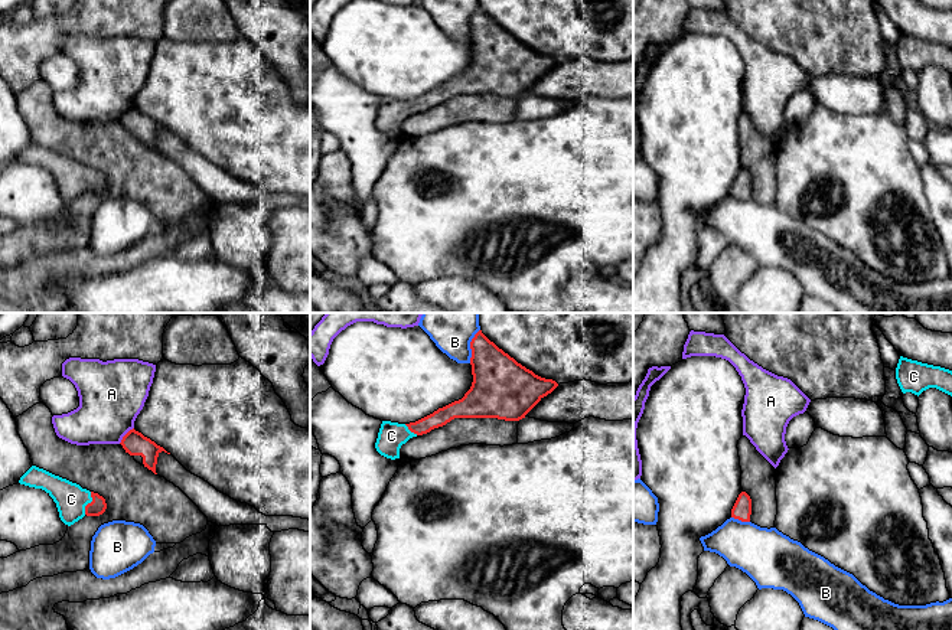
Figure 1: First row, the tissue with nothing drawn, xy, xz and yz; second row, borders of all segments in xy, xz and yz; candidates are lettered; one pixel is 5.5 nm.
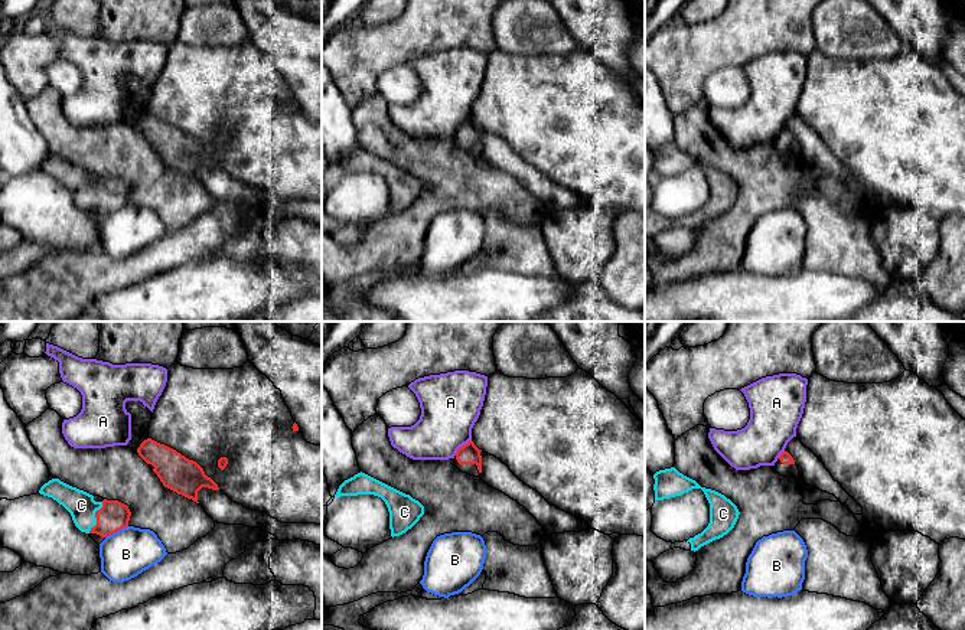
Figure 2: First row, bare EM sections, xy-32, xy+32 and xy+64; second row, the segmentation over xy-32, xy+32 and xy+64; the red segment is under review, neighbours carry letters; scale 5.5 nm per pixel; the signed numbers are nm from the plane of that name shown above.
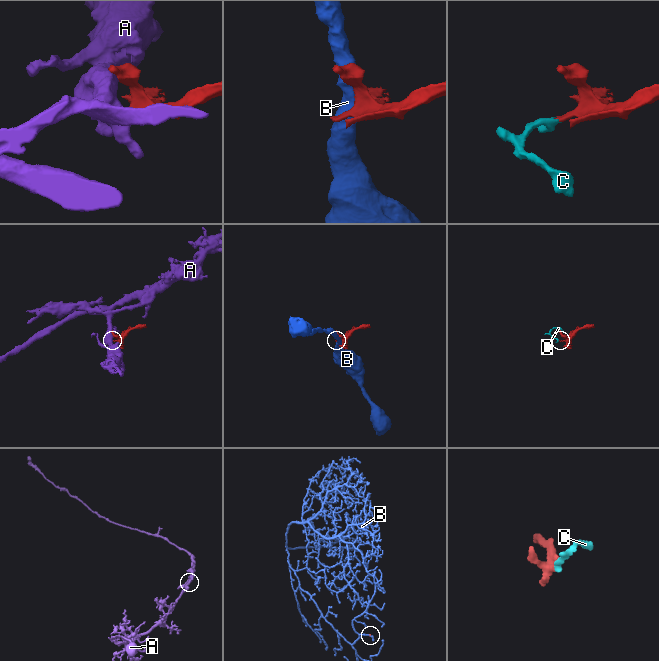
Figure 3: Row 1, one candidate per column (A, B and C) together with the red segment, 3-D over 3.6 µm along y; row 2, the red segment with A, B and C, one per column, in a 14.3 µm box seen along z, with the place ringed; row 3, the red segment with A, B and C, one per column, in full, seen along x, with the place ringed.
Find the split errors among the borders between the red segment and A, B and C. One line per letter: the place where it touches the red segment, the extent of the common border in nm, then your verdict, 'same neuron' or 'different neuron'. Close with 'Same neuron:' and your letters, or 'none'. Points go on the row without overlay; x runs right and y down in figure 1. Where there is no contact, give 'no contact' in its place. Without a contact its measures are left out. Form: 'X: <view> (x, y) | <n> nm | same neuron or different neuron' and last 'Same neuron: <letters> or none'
A: xy (124, 113) | 130 nm | different neuron
B: xz (470, 23) | 200 nm | different neuron
C: xy (88, 180) | 130 nm | same neuron
Same neuron: C

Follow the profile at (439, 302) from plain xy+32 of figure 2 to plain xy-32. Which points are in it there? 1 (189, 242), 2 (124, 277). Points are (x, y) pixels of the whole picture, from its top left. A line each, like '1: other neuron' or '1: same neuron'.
1: other neuron
2: other neuron

